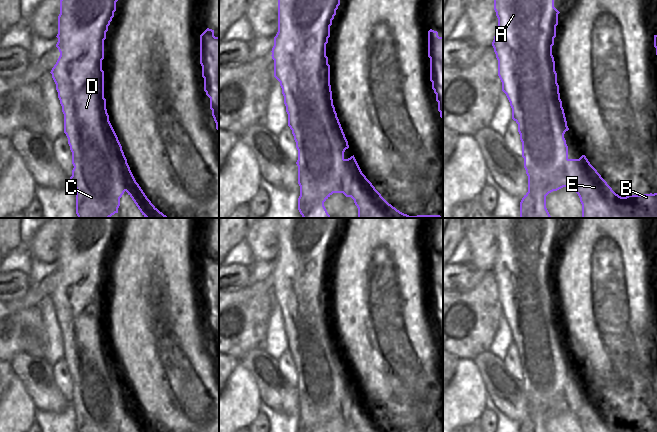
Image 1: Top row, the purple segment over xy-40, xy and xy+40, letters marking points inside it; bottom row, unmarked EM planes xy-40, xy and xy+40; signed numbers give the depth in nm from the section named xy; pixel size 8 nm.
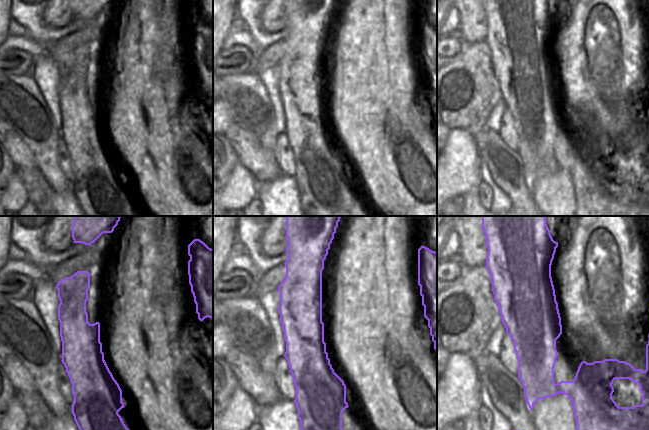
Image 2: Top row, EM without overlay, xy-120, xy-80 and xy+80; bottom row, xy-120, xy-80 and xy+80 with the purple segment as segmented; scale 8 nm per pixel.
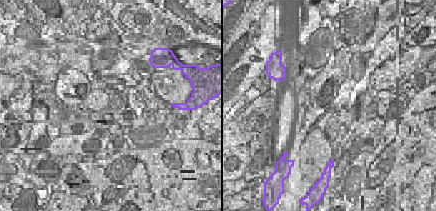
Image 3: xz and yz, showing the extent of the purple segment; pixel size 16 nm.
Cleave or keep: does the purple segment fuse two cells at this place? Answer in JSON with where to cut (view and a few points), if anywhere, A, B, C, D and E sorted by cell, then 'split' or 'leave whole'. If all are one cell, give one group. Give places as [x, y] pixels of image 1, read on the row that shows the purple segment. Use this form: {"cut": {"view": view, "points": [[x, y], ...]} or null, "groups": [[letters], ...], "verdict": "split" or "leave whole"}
{"cut": {"view": "xy", "points": [[344, 159], [344, 169], [352, 170], [357, 177], [349, 196]]}, "groups": [["A", "C", "D"], ["B", "E"]], "verdict": "split"}

